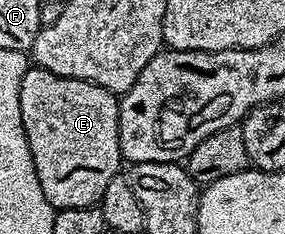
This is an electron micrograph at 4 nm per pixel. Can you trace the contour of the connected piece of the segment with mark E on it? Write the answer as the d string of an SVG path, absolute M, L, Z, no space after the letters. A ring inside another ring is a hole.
M37 66L27 67L20 82L20 118L28 138L28 150L32 150L36 178L40 178L40 190L44 190L44 198L48 198L56 210L95 207L101 201L108 182L119 175L121 168L118 167L124 164L120 150L119 103L119 97L104 90L104 86L76 78L64 78Z

